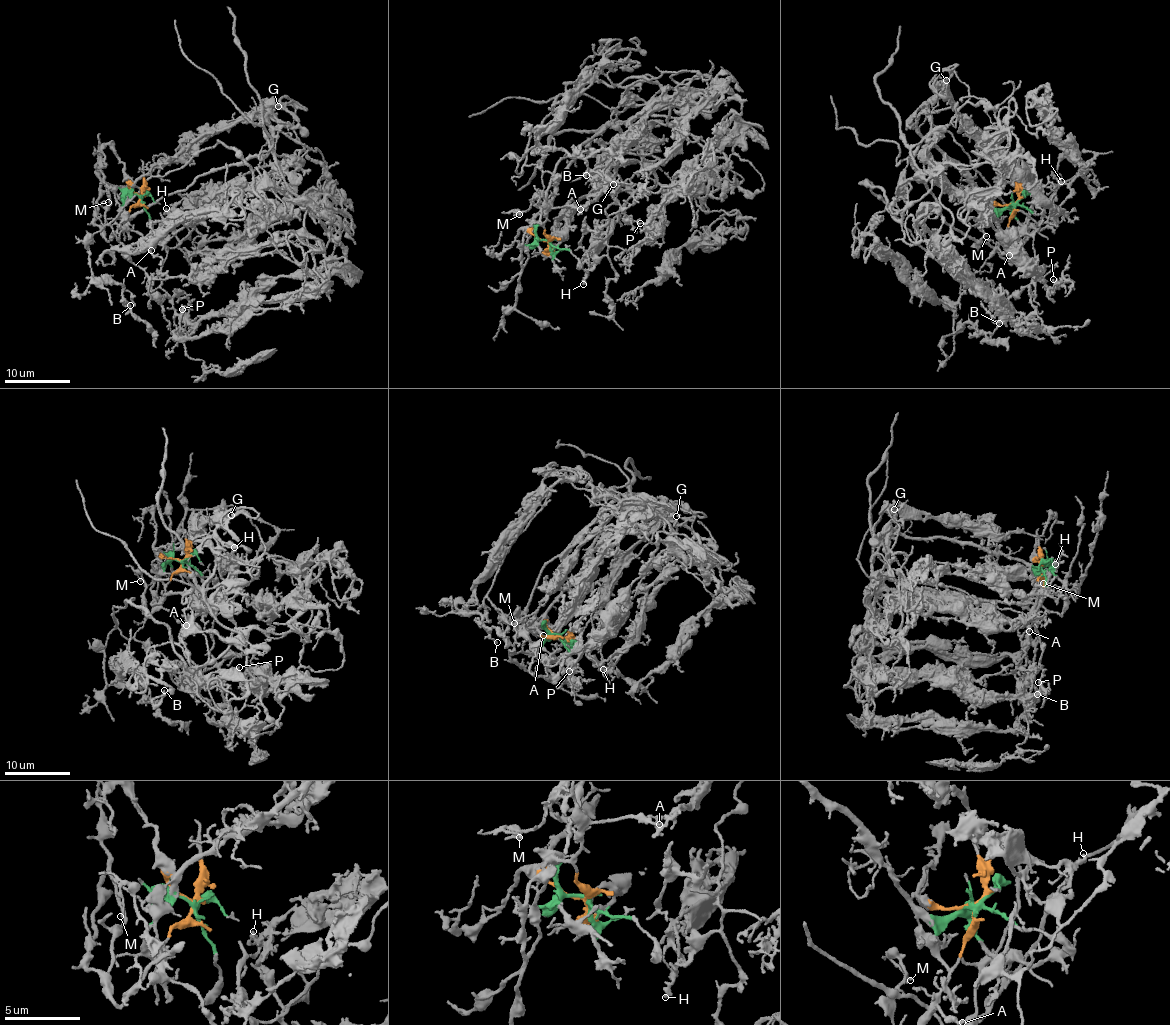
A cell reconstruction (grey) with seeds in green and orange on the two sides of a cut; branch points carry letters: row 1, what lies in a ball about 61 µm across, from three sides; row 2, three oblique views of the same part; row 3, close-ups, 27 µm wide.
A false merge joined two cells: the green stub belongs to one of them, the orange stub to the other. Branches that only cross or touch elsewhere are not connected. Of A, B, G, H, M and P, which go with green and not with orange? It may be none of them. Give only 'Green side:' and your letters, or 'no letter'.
Green side: no letter

